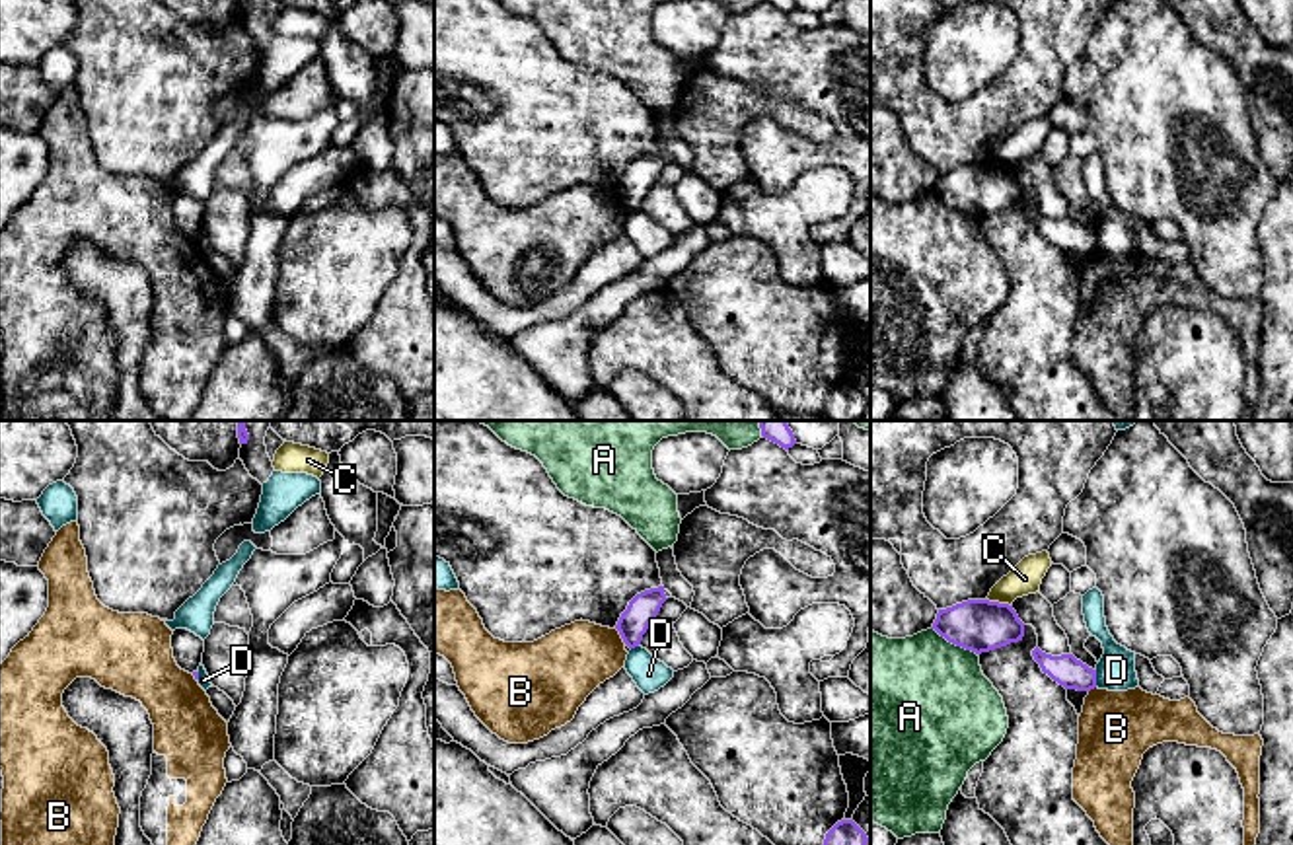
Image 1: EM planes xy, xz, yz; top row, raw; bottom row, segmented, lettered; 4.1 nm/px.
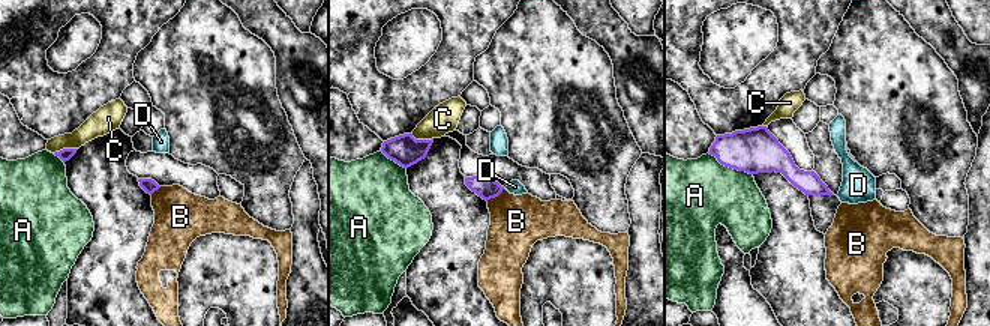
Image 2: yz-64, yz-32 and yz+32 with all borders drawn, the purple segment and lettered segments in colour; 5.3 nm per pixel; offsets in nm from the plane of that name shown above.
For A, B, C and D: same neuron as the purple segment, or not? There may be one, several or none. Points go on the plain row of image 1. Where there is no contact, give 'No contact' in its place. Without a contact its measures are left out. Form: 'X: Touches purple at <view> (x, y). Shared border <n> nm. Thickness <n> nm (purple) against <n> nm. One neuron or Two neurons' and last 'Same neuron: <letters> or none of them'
A: Touches purple at yz (955, 207). Shared border 220 nm. Thickness 220 nm (purple) against 480 nm. Two neurons
B: Touches purple at xz (620, 197). Shared border 90 nm. Thickness 120 nm (purple) against 300 nm. Two neurons
C: Touches purple at yz (999, 168). Shared border 100 nm. Thickness 220 nm (purple) against 130 nm. Two neurons
D: Touches purple at yz (1095, 242). Shared border 80 nm. Thickness 130 nm (purple) against 160 nm. Two neurons
Same neuron: none of them

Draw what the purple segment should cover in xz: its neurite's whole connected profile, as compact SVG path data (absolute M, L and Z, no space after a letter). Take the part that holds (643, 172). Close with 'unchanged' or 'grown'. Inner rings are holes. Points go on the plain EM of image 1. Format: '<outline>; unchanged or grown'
M664 150L645 154L637 158L627 173L621 177L615 193L619 195L623 206L629 212L641 208L643 199L646 197L648 189L656 183L662 167L666 165Z; unchanged

